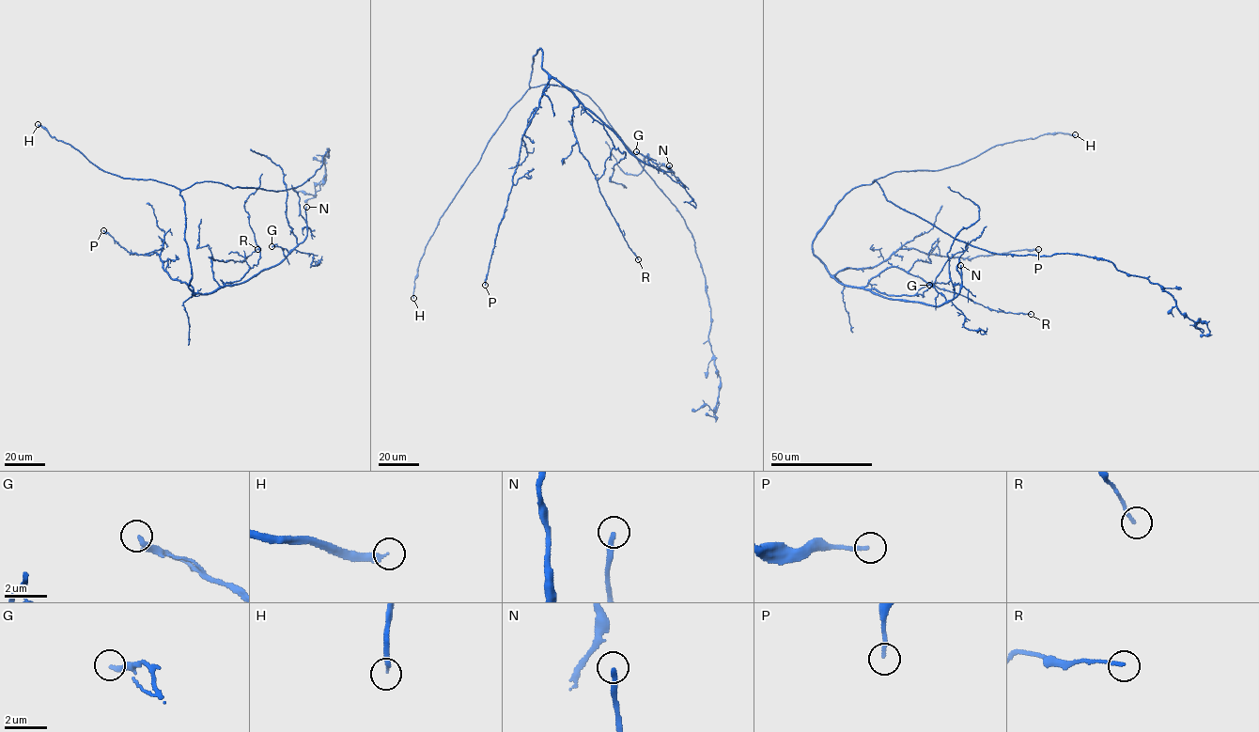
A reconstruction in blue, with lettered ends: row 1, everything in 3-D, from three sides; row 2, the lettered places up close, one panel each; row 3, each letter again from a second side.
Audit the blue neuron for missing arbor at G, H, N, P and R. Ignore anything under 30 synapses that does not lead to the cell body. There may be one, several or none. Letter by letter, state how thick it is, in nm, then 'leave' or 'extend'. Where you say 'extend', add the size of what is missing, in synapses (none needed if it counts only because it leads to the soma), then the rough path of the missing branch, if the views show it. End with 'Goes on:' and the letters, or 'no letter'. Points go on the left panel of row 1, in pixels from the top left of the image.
G: 280 nm | leave
H: 200 nm | extend | 180 syn | (38, 124), (24, 116), (10, 125), (7, 151), (41, 162), (41, 172), (52, 173)
N: 240 nm | extend | (306, 207), (306, 189), (301, 178), (288, 170), (261, 161), (244, 147)
P: 170 nm | leave
R: 160 nm | leave
Goes on: H, N

